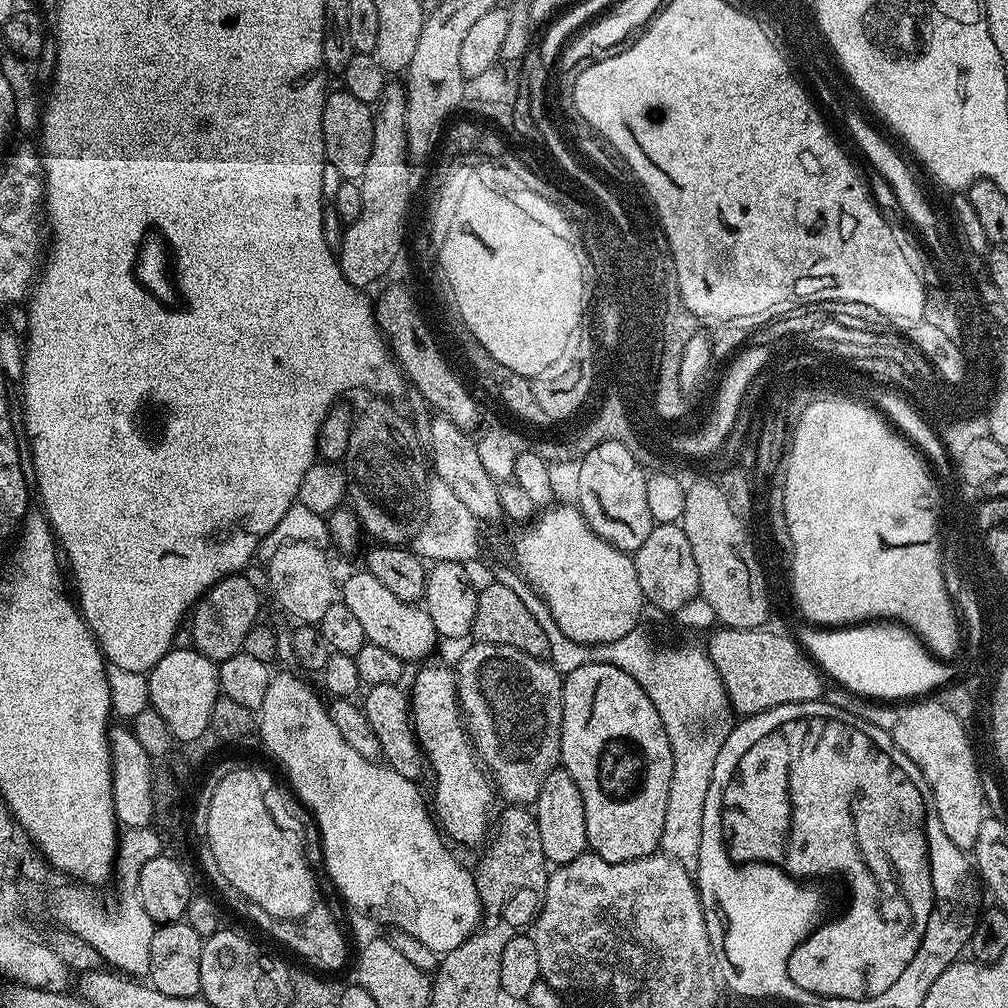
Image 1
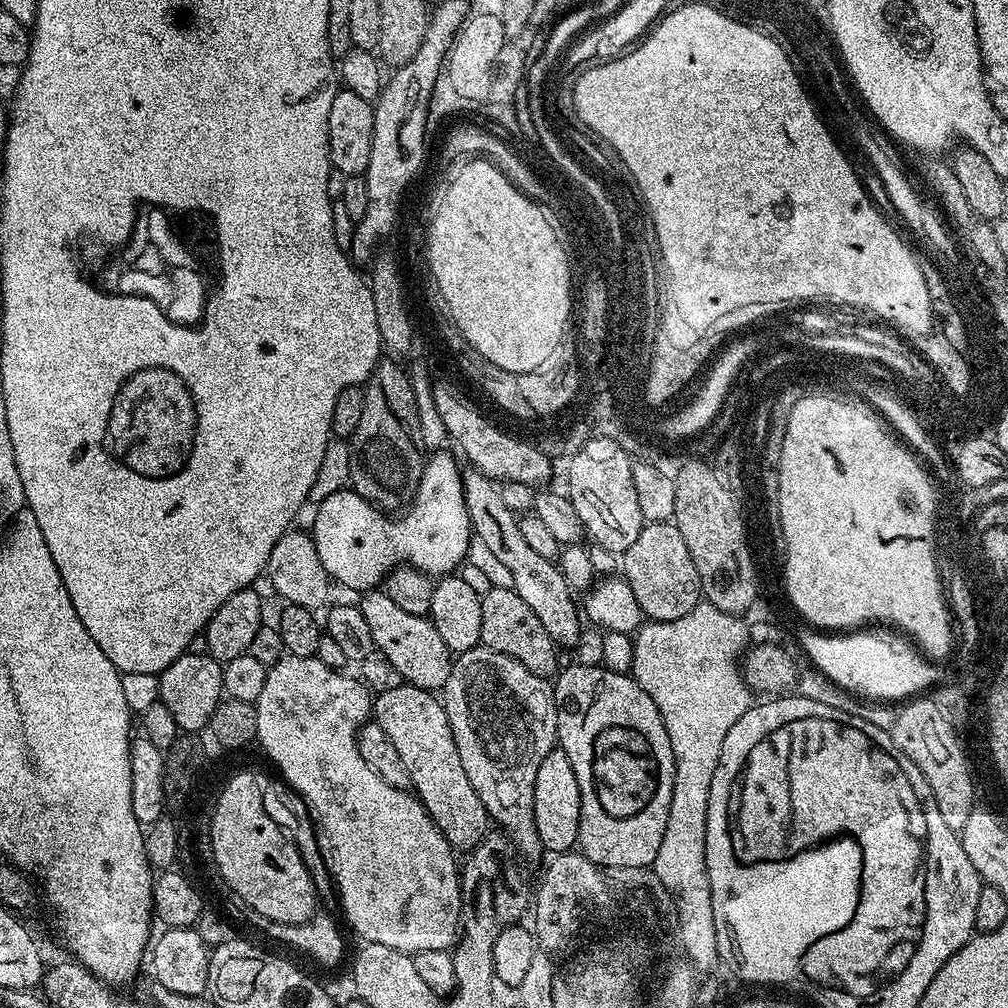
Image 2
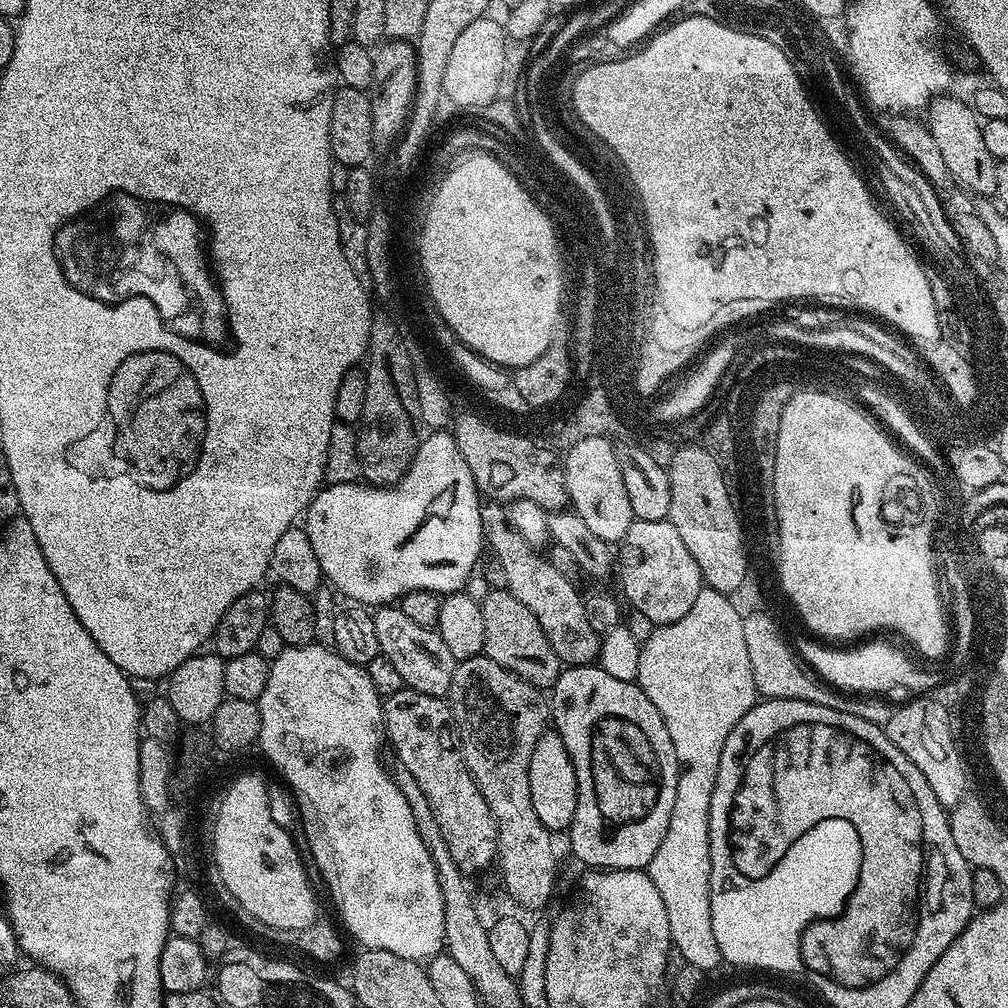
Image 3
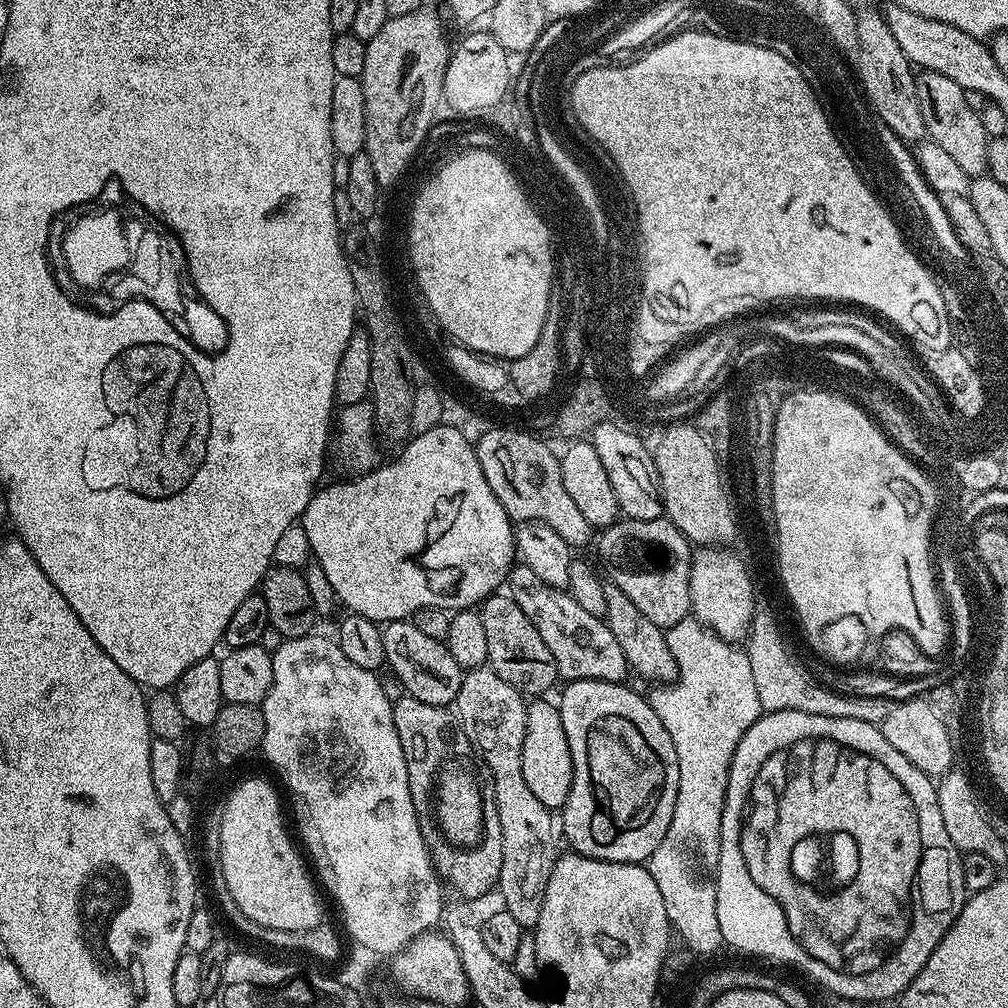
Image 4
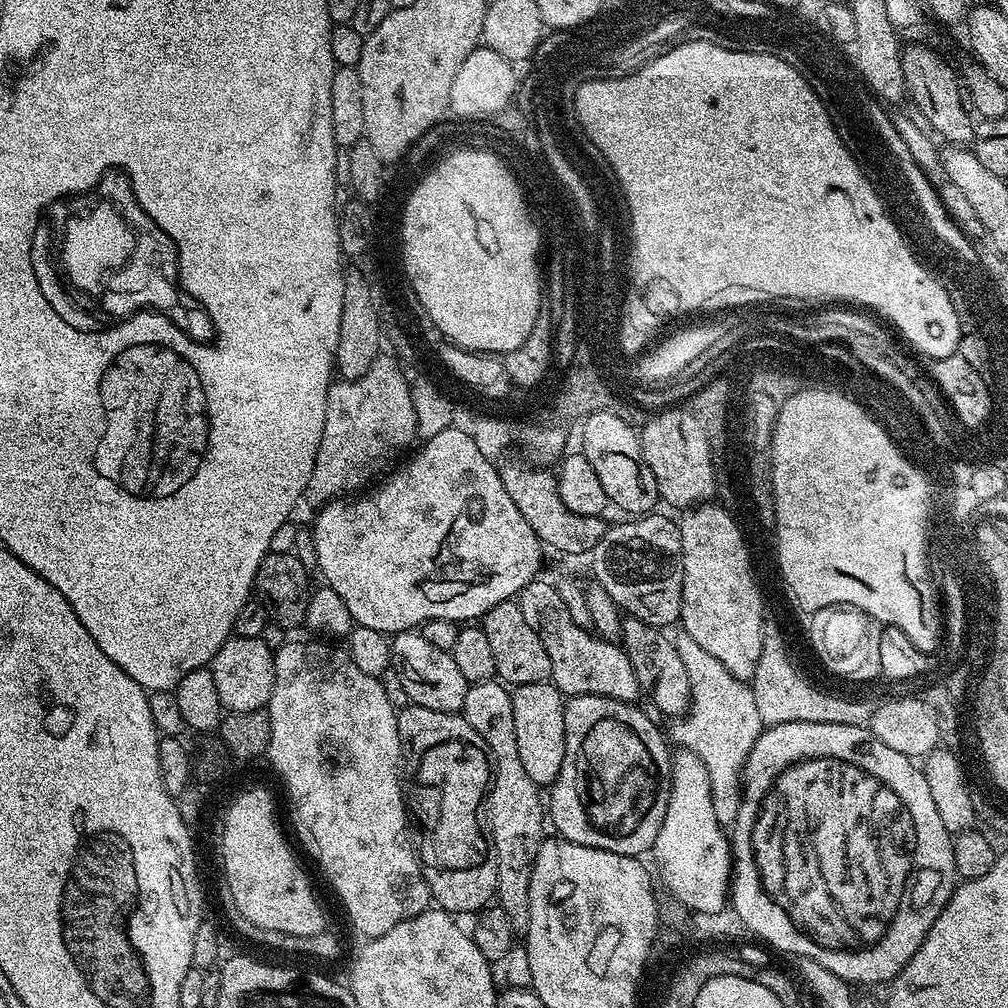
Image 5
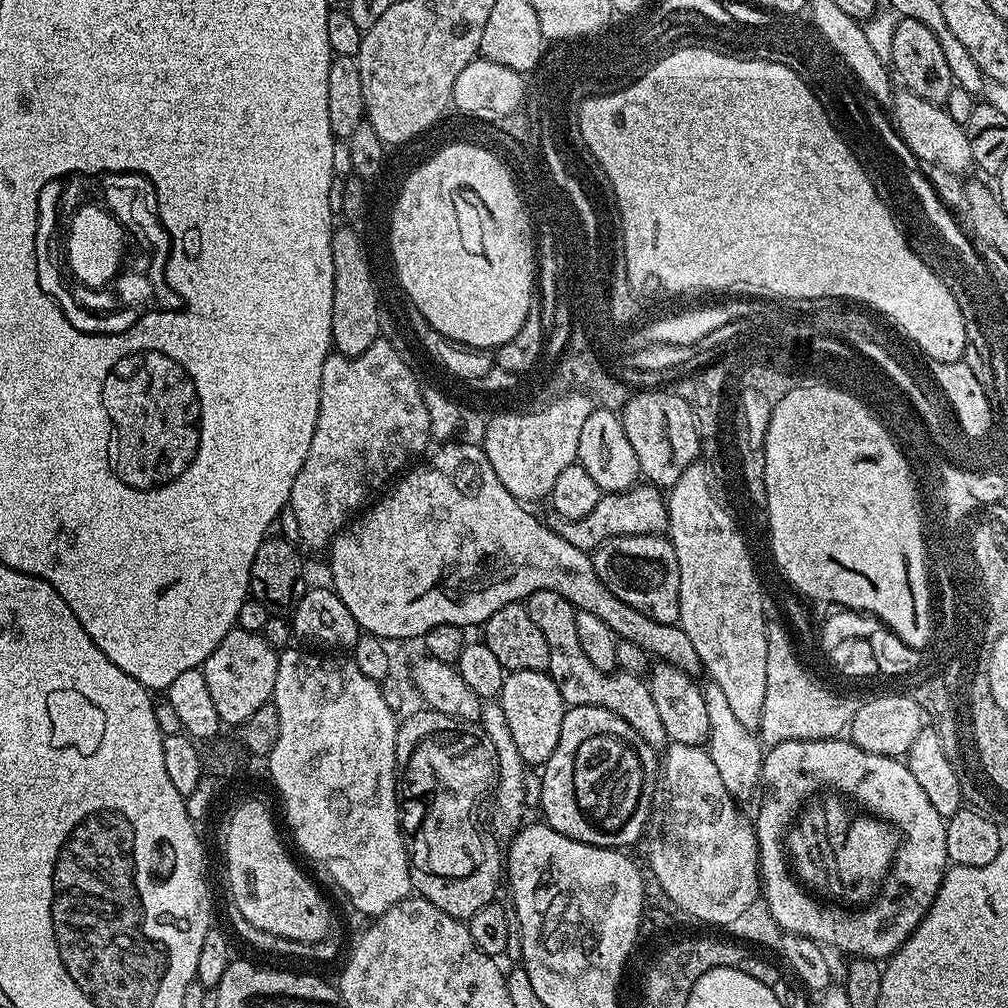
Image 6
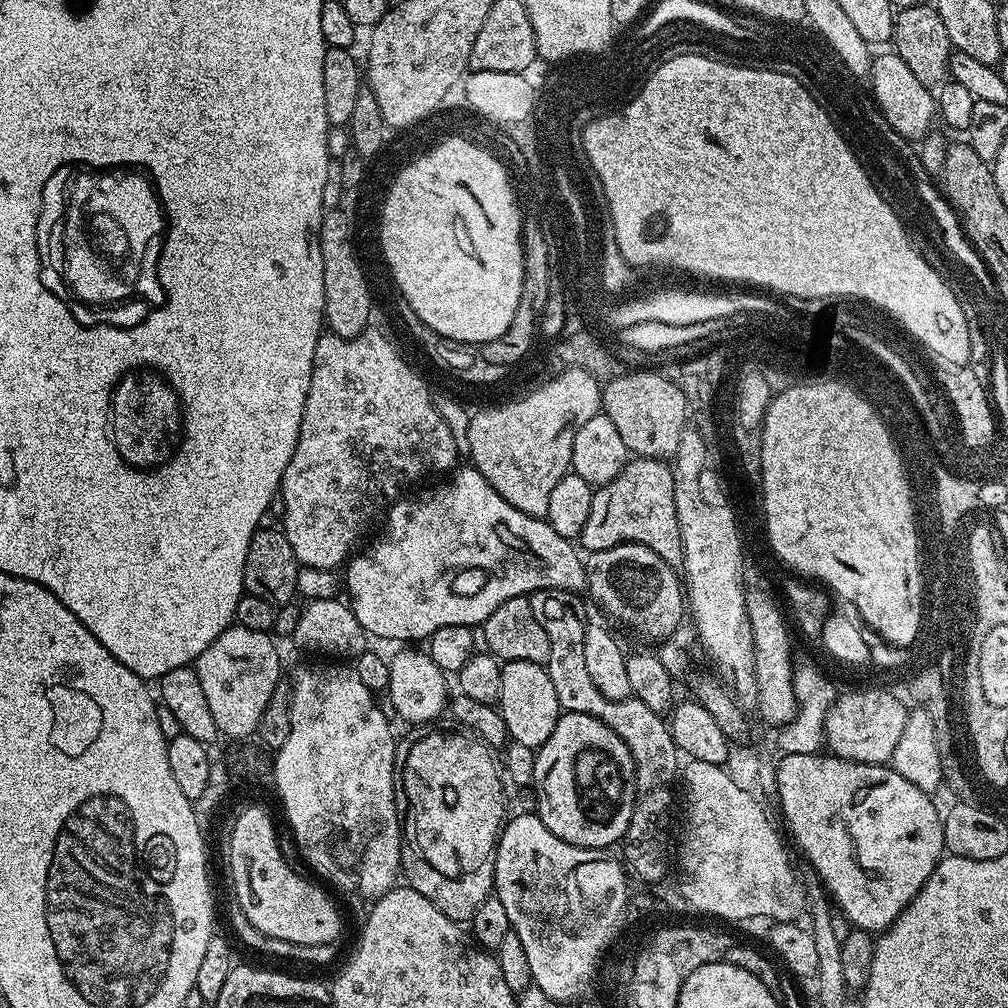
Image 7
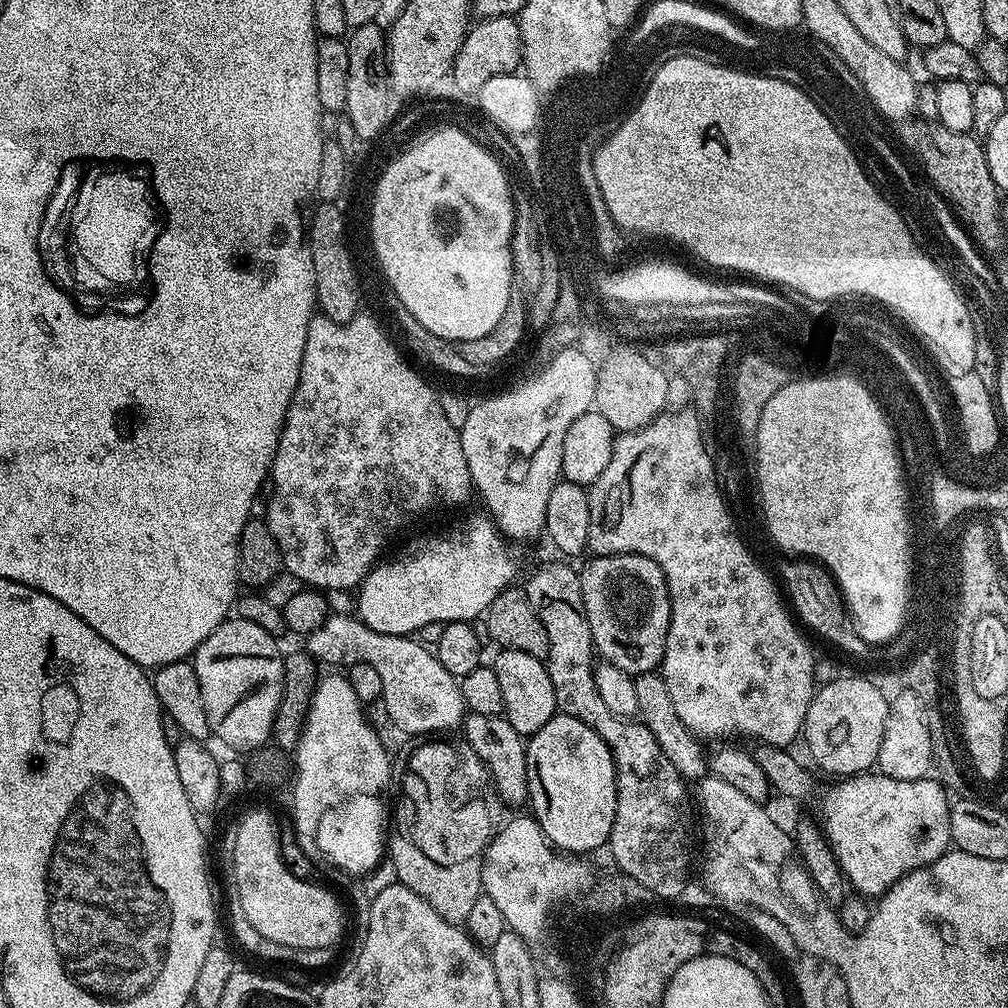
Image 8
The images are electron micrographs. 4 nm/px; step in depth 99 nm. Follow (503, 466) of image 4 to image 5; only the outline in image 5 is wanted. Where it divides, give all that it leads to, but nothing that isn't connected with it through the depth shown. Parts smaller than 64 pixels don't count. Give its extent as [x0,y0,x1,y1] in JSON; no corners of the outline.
[500,463,606,556]

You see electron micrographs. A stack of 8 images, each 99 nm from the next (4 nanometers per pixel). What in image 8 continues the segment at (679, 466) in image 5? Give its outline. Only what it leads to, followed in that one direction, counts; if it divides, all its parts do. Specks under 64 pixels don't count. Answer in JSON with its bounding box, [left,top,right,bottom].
[594,352,665,433]

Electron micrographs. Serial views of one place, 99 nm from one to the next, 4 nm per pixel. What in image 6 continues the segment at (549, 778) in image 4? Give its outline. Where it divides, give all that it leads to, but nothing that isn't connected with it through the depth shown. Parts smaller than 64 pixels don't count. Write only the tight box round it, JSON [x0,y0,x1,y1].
[498,671,566,766]

